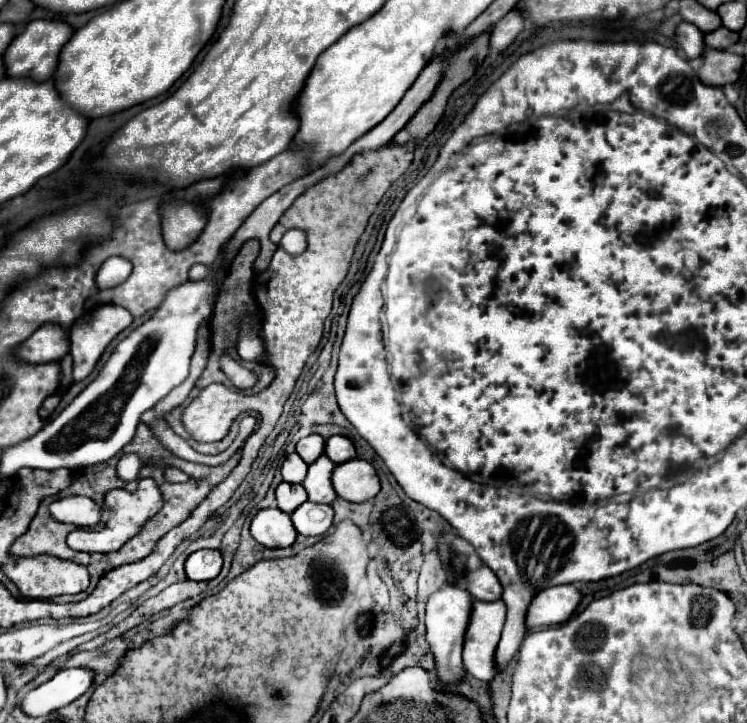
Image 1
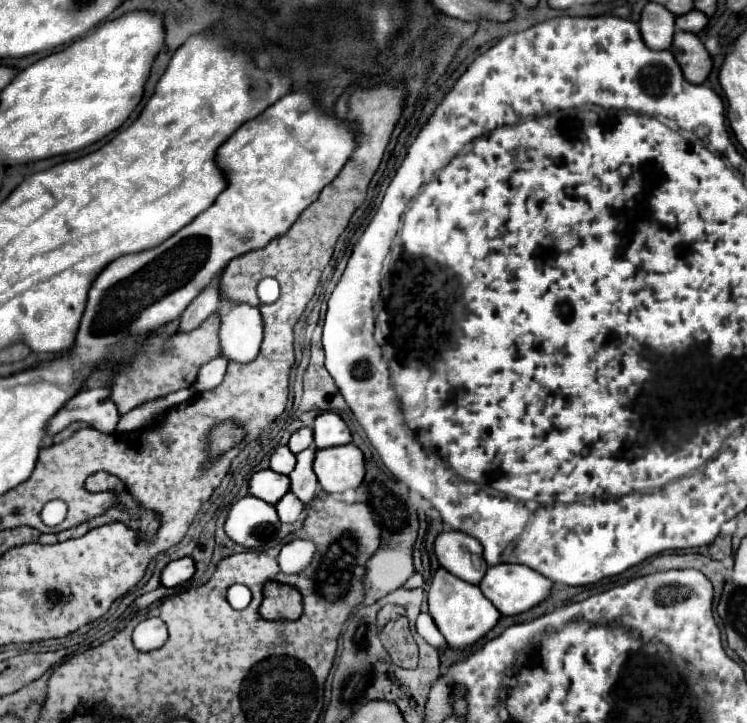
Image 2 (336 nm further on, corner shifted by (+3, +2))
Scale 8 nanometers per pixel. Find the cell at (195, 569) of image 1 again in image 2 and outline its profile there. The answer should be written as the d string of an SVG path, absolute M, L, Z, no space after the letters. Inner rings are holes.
M183 557L177 561L171 561L163 573L161 573L161 585L165 587L177 587L189 581L195 575L195 561L191 557Z

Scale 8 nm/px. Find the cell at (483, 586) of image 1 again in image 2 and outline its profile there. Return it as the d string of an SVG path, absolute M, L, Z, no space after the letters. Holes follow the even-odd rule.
M443 531L435 539L435 555L441 567L473 585L479 585L487 571L481 543L461 531Z

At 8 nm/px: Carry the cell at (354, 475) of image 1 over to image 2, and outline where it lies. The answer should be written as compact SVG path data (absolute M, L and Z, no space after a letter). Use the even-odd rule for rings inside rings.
M349 443L345 447L317 451L313 469L317 473L319 485L327 493L343 493L361 485L365 477L365 459L359 447Z

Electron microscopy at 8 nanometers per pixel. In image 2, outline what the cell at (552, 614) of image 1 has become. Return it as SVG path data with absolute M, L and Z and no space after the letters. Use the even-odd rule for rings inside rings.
M499 563L487 569L483 581L479 583L483 595L501 611L501 615L519 615L529 611L531 607L539 605L543 599L551 595L553 583L543 577L541 573L527 569L527 565L515 565L515 563Z

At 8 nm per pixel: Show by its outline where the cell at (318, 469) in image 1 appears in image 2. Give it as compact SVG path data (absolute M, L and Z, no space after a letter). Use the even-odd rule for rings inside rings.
M315 445L307 447L303 453L297 455L297 465L291 471L289 479L291 479L291 491L307 505L315 499L317 491L319 491L319 483L317 483L317 475L313 471L313 461L315 461Z

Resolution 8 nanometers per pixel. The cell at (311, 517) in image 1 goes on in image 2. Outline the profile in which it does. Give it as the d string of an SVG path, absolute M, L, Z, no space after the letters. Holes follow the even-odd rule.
M287 493L277 505L275 505L279 517L281 517L281 523L295 523L299 519L299 515L303 513L305 505L293 495L293 493Z

